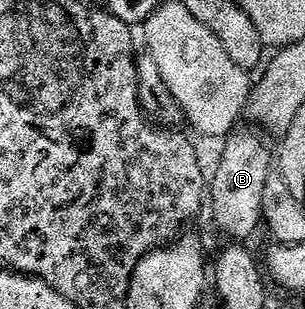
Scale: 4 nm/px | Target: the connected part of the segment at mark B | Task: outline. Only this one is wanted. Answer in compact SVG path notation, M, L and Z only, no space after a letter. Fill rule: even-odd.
M236 130L226 136L222 144L223 156L219 159L219 164L215 167L215 176L209 179L209 201L213 203L213 219L218 229L233 241L247 241L257 229L262 226L265 181L273 174L273 151L267 148L267 143L262 139L264 136L258 130L243 131Z

